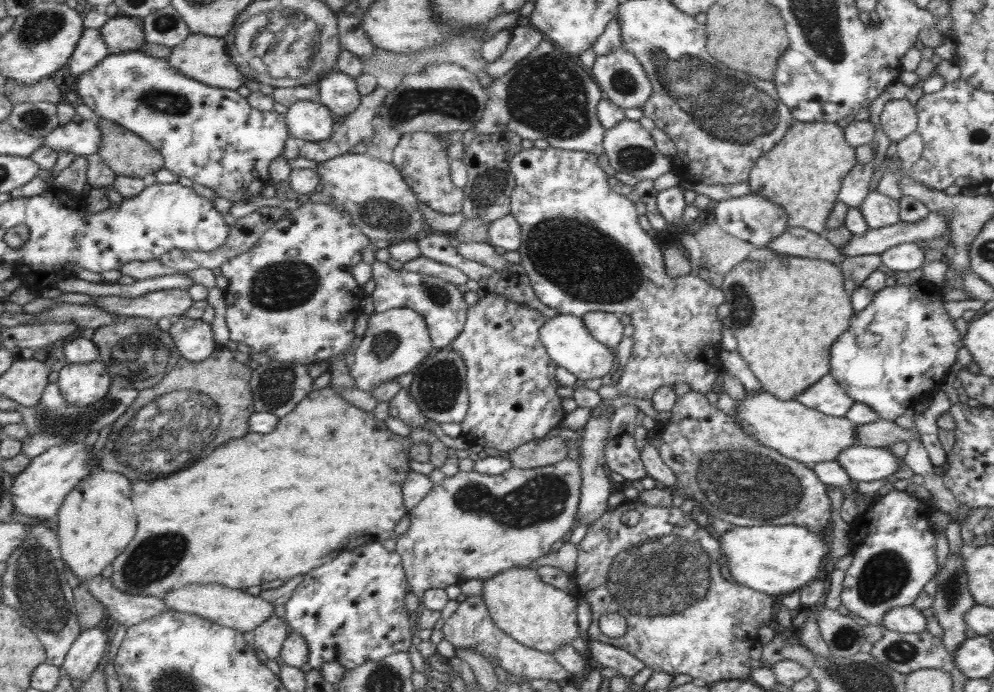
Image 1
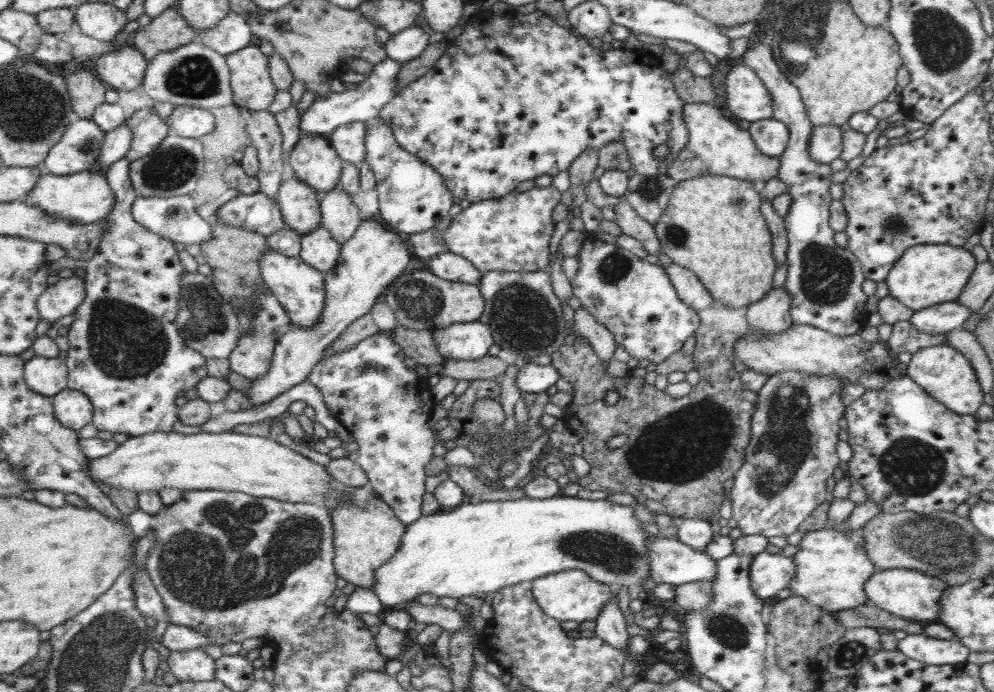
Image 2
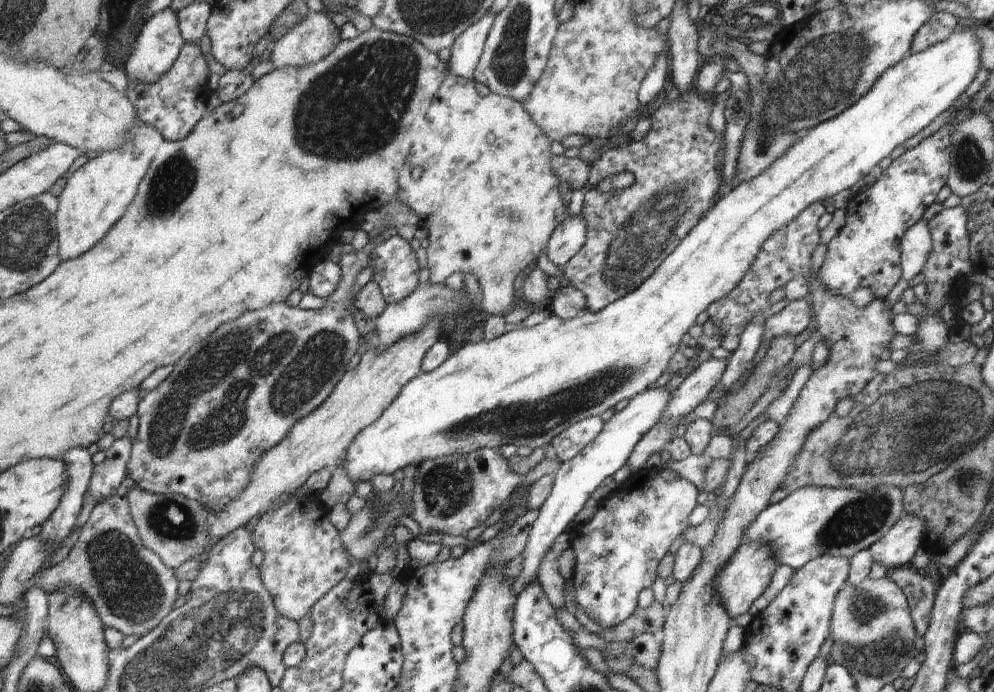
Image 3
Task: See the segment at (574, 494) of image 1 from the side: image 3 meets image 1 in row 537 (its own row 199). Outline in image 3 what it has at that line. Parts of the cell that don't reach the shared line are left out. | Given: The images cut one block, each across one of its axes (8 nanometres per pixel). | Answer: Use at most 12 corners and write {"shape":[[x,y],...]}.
{"shape":[[444,74],[396,199],[484,315],[568,215],[523,104]]}

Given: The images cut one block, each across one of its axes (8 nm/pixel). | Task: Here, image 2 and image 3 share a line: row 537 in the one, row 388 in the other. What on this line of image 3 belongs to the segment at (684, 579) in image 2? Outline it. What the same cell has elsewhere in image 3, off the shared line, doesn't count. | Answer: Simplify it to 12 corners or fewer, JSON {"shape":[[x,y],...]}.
{"shape":[[646,389],[554,474],[514,596],[592,492],[662,420],[674,390]]}

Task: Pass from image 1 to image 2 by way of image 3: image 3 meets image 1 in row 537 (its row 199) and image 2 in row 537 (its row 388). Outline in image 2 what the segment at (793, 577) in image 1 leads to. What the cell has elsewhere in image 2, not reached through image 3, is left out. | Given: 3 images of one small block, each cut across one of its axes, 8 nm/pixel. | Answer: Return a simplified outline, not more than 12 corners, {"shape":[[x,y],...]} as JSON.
{"shape":[[524,497],[420,515],[371,589],[486,596],[572,569],[631,598],[633,505]]}

